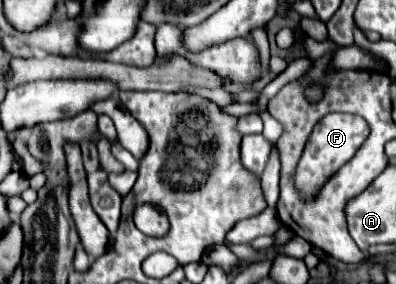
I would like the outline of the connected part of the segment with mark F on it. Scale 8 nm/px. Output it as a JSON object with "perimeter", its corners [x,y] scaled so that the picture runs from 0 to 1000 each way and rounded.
{"perimeter":[[[828,398],[818,419],[808,419],[793,447],[793,461],[778,482],[778,504],[768,518],[768,539],[753,567],[753,588],[742,602],[742,651],[763,680],[763,694],[783,701],[798,694],[808,658],[838,623],[843,602],[854,602],[869,574],[889,560],[889,546],[909,525],[919,489],[929,482],[929,433],[909,419],[904,405],[879,398]]]}

